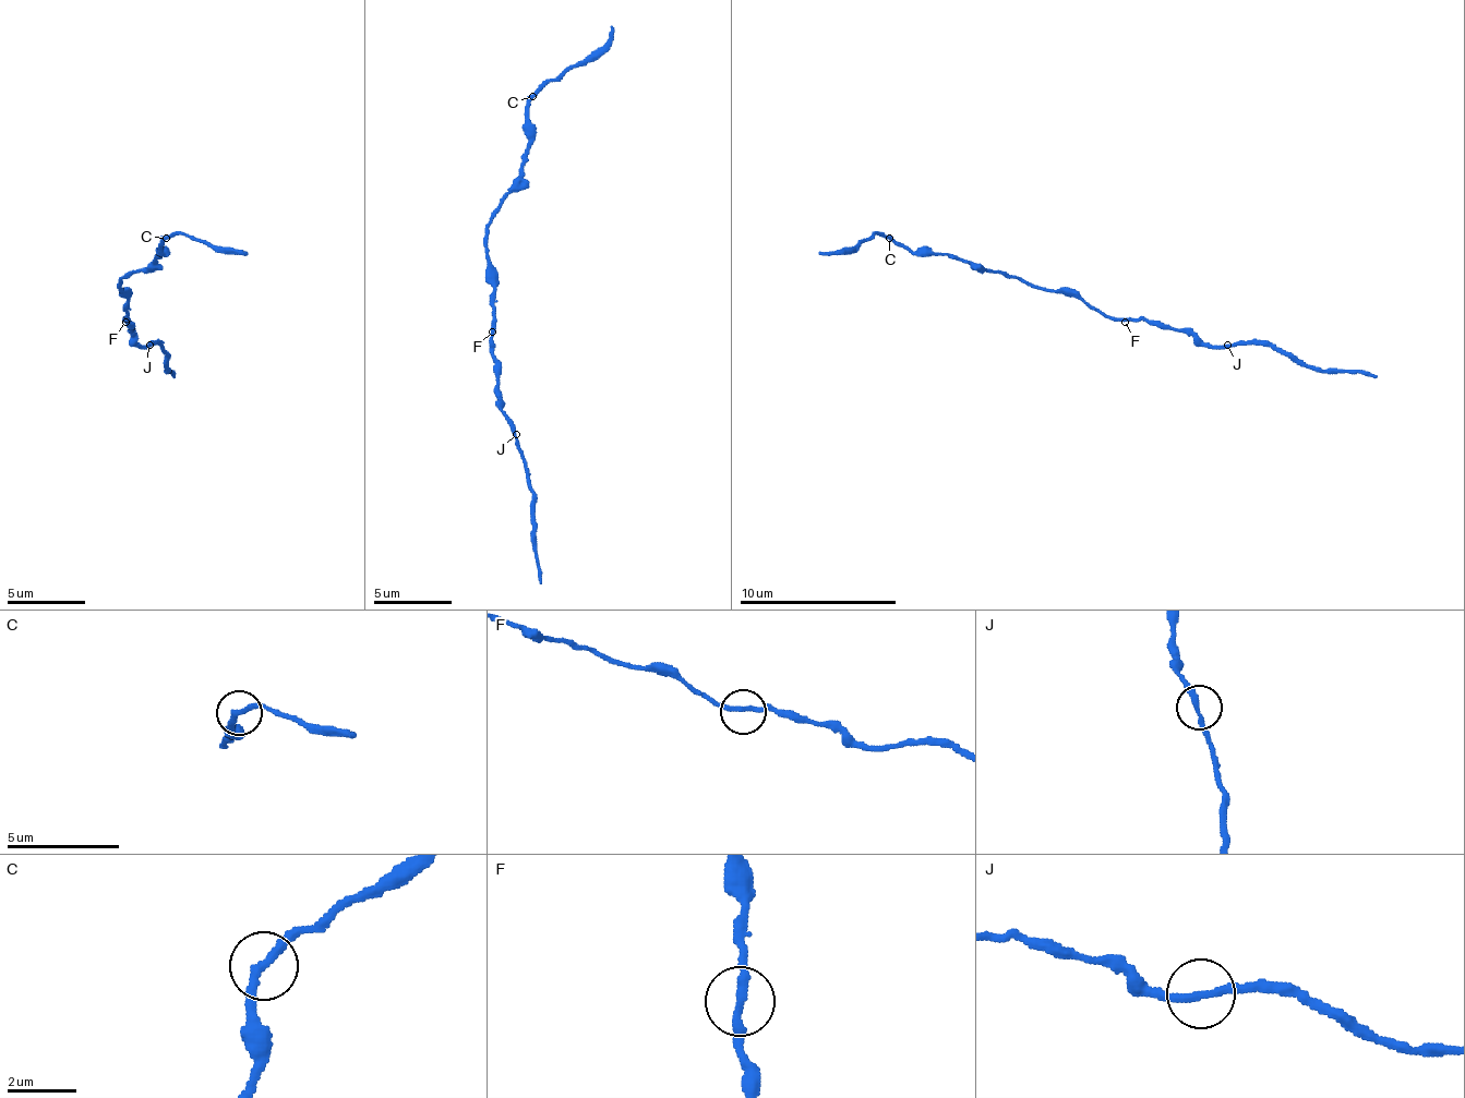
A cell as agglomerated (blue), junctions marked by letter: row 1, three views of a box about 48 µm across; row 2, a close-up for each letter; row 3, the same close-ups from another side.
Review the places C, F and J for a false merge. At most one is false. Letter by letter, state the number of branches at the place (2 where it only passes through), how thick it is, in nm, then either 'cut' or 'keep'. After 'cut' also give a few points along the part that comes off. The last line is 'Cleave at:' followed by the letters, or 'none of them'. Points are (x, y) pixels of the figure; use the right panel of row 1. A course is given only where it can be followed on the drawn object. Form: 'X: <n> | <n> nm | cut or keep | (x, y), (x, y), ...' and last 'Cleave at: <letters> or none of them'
C: 2 | 220 nm | keep
F: 2 | 240 nm | keep
J: 2 | 240 nm | keep
Cleave at: none of them

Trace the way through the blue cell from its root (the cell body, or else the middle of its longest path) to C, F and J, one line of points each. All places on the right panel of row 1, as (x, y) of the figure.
C: (1078, 298), (1027, 286), (998, 270), (983, 270), (968, 258), (912, 255), (889, 239)
F: (1078, 298), (1089, 302), (1108, 317), (1120, 317), (1125, 322)
J: (1078, 298), (1089, 302), (1108, 317), (1148, 317), (1176, 329), (1188, 329), (1208, 345), (1227, 345)

